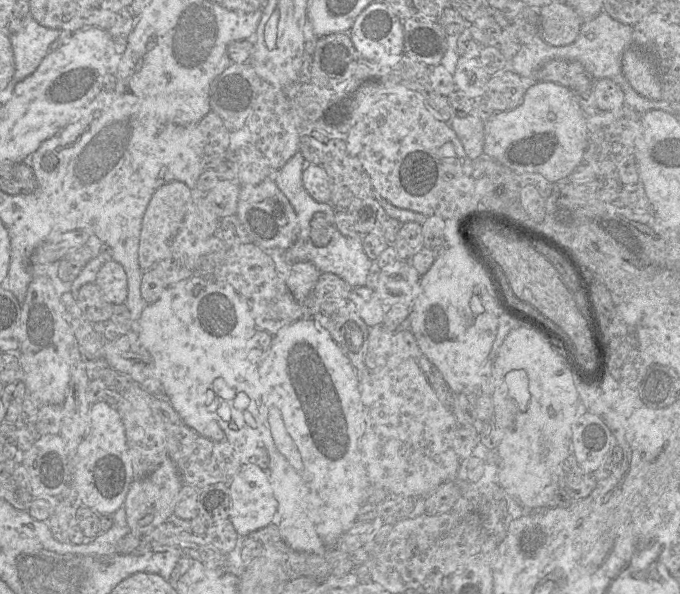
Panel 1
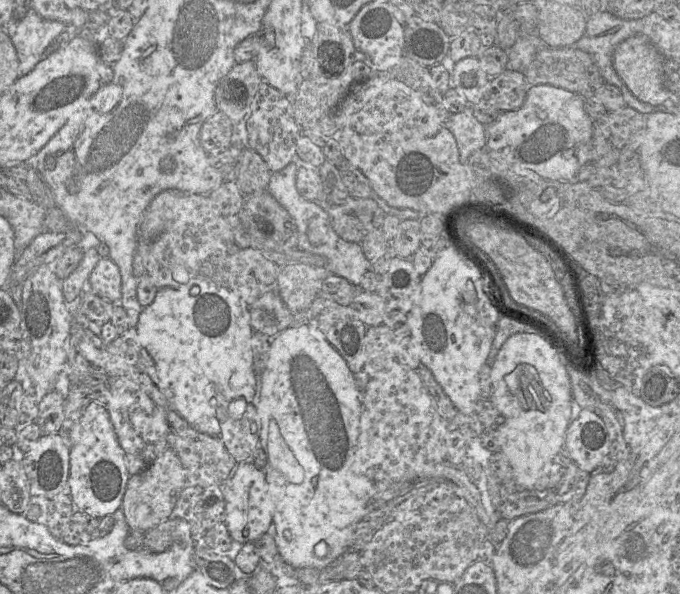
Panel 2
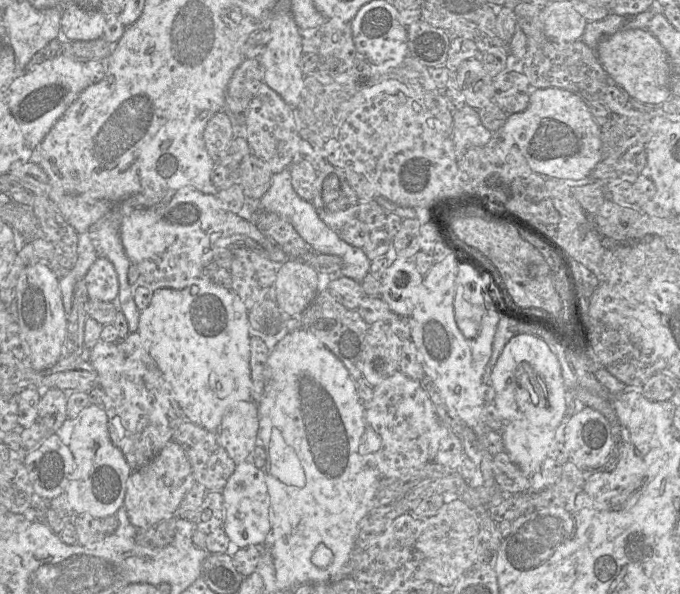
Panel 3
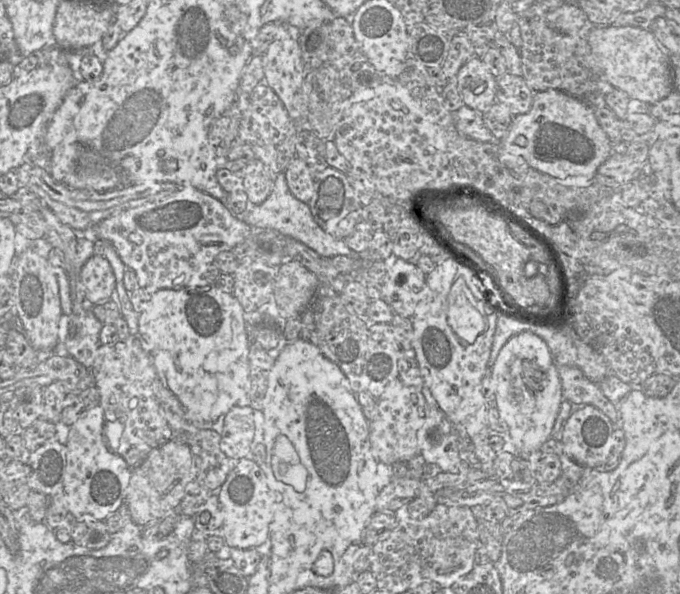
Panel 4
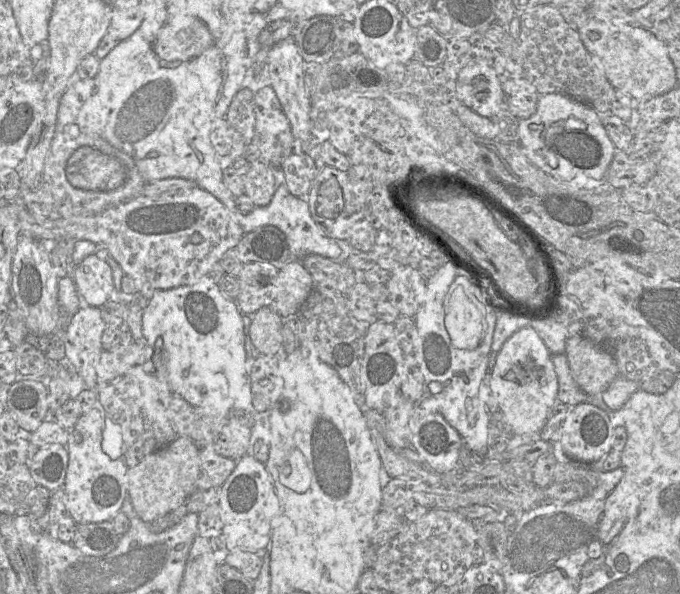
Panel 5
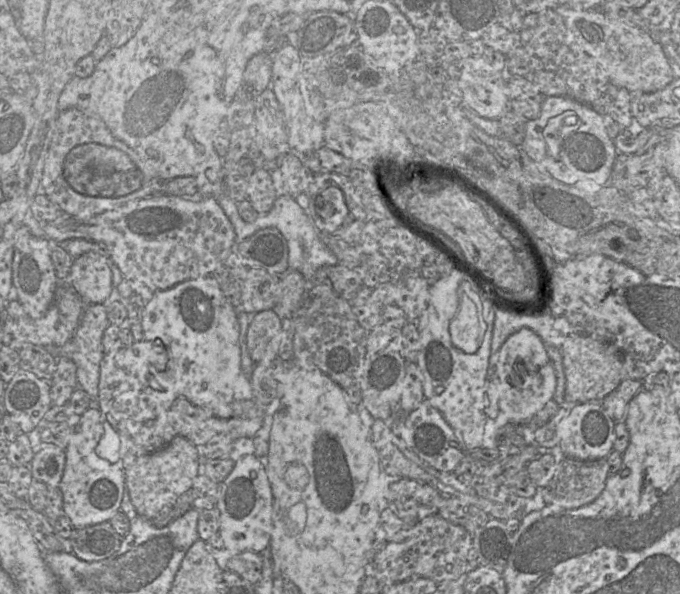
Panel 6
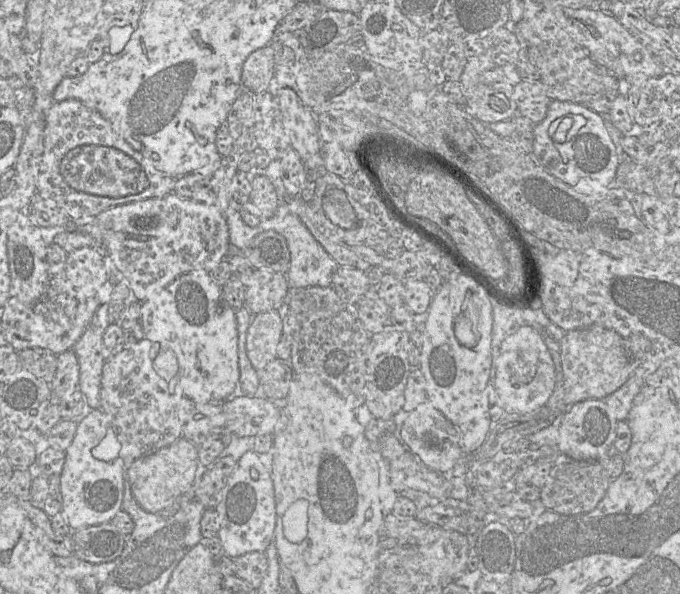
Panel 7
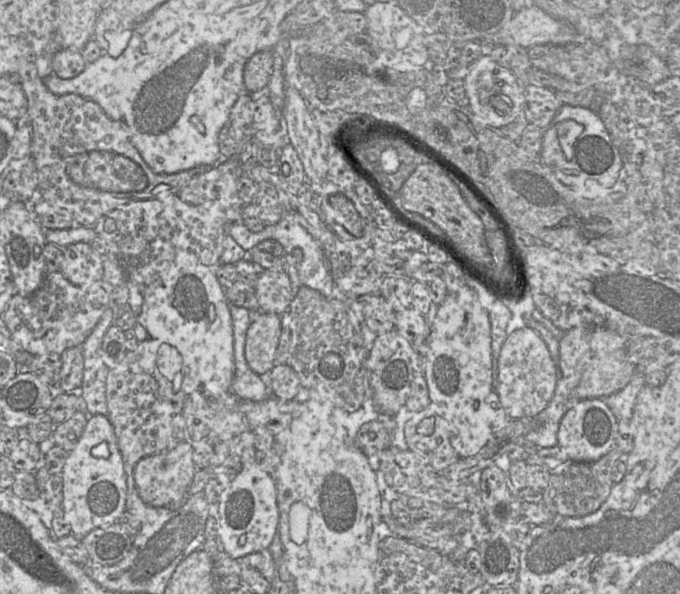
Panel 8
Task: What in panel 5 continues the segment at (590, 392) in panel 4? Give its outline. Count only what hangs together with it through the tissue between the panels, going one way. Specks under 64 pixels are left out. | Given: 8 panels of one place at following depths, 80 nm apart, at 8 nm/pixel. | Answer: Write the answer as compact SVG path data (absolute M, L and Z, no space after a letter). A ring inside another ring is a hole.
M565 354L552 355L552 362L558 379L558 395L559 402L575 406L582 402L600 403L600 397L591 397L586 394L575 382Z

